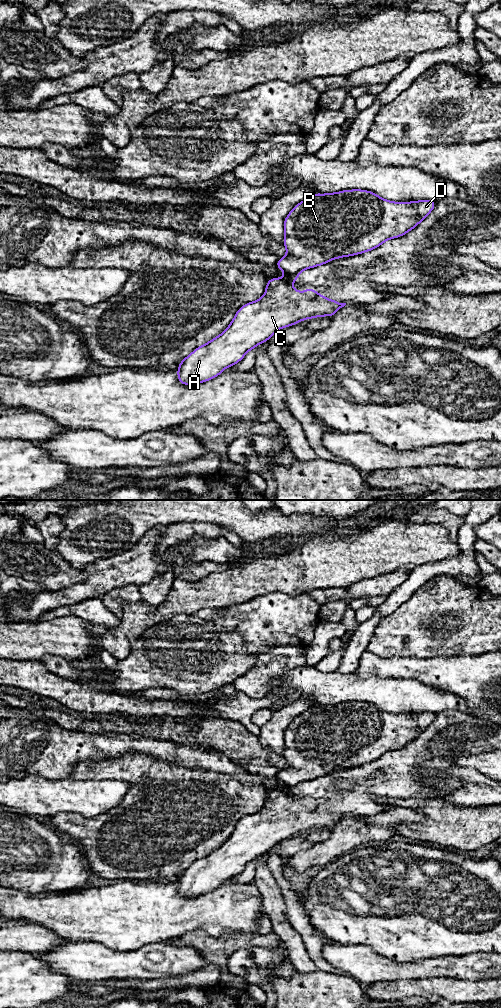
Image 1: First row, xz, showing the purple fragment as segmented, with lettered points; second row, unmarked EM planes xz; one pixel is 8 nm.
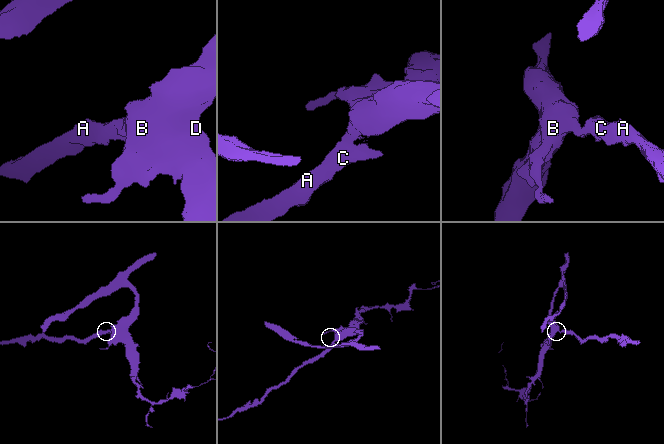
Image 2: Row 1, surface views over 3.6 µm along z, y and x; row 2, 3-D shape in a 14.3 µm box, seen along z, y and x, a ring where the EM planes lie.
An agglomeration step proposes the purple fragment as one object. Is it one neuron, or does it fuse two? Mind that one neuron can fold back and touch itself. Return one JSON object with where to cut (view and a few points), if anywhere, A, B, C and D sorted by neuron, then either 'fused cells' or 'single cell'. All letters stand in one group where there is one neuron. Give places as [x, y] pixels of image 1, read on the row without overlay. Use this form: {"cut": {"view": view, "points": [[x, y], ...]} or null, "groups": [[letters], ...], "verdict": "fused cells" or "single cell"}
{"cut": {"view": "xz", "points": [[300, 782], [287, 786]]}, "groups": [["A", "C"], ["B", "D"]], "verdict": "fused cells"}

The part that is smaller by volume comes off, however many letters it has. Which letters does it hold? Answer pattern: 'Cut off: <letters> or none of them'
Cut off: A, C

